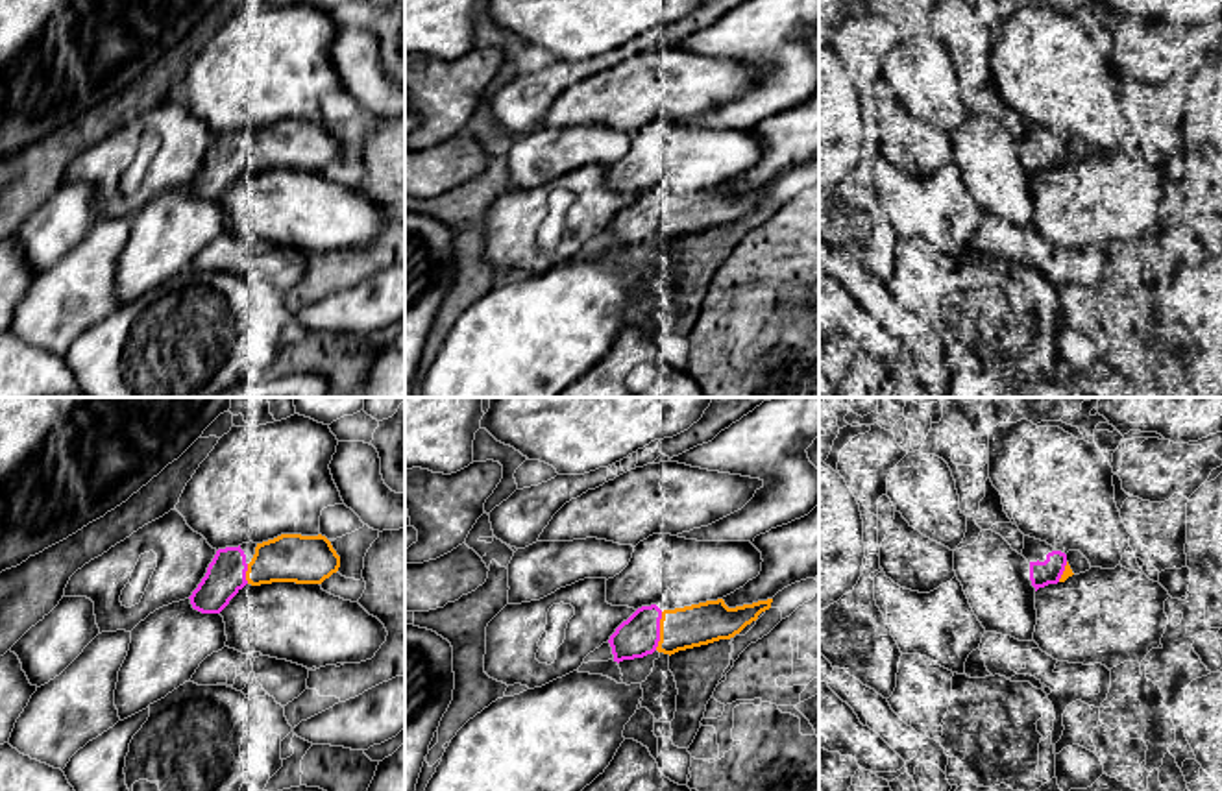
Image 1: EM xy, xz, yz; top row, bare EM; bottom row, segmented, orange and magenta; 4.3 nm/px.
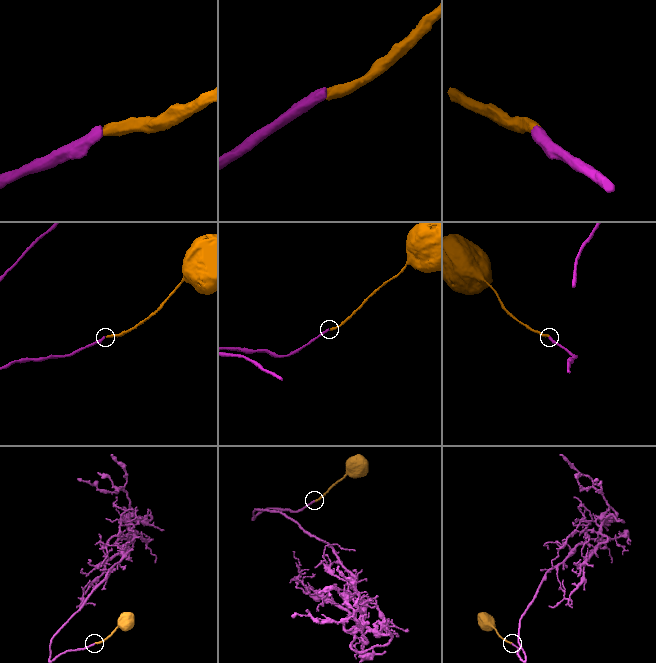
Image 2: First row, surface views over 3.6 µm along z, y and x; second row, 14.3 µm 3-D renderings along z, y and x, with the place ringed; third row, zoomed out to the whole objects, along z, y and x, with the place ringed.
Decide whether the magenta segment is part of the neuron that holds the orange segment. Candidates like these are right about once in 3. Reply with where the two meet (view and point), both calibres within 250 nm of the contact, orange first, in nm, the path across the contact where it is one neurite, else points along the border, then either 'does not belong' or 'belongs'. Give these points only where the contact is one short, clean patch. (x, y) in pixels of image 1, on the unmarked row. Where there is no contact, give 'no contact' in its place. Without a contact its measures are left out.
meets orange in xz at (660, 217); 180 nm thick on the orange side, 180 nm on the other; belongs

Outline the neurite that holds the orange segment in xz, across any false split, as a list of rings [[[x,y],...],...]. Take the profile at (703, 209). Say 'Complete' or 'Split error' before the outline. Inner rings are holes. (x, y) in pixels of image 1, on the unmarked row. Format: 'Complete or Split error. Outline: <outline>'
Split error. Outline: [[[723,185],[675,196],[638,194],[610,222],[614,248],[643,244],[654,237],[678,237],[730,225],[771,194],[773,185],[728,194]]]

